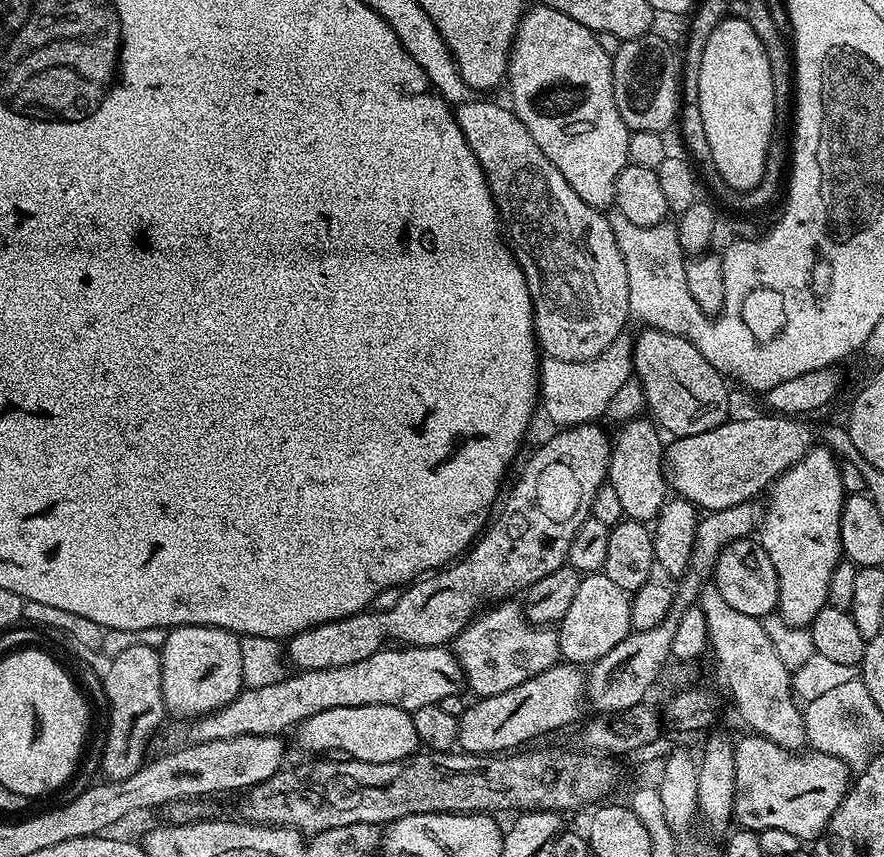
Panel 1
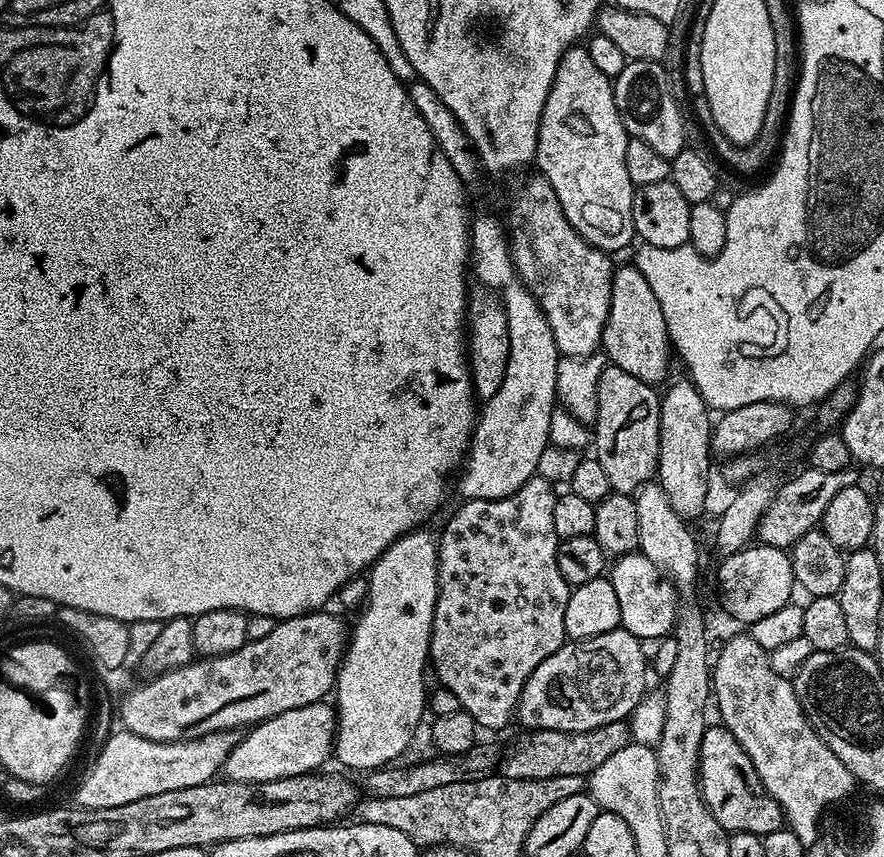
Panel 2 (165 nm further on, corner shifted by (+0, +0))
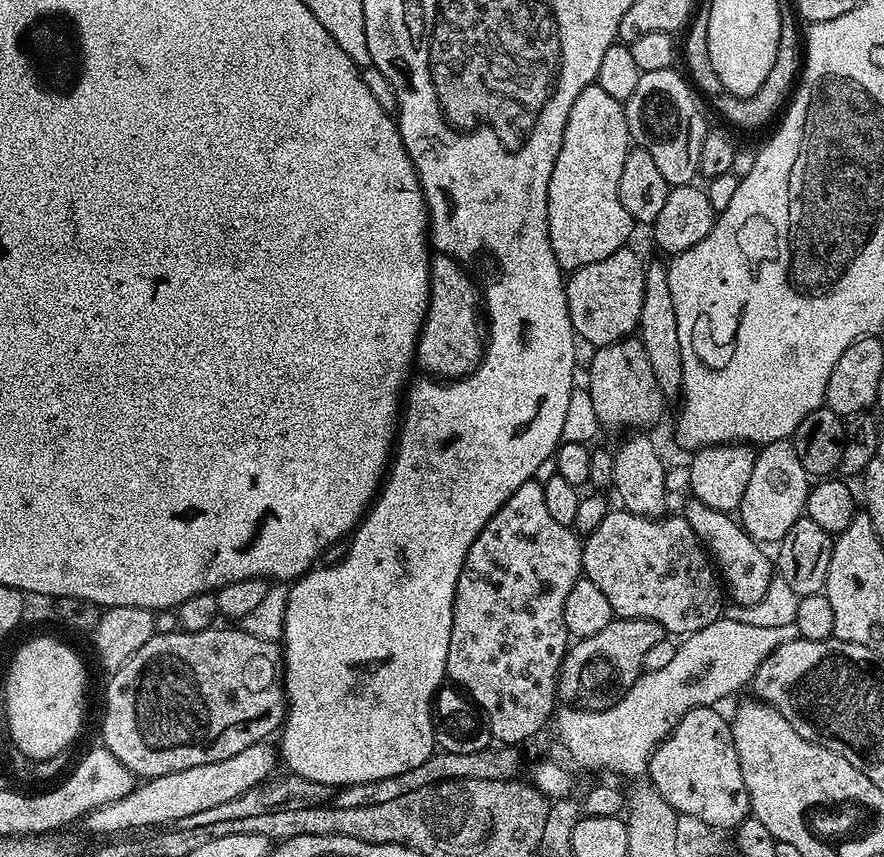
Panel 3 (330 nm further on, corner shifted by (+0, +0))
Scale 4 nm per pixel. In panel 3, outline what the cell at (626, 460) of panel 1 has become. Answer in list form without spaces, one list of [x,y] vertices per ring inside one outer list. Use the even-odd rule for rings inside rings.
[[[625,338],[595,349],[591,354],[592,361],[588,364],[588,396],[592,399],[592,412],[597,422],[604,428],[630,428],[628,430],[648,430],[651,424],[658,423],[666,401],[654,378],[654,370],[650,370],[650,362],[640,339]]]

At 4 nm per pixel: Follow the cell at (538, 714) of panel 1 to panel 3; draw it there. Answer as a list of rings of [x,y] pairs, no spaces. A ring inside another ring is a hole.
[[[614,618],[590,638],[576,640],[560,667],[558,696],[565,705],[578,708],[609,708],[634,686],[644,671],[644,659],[656,643],[666,639],[664,627],[650,618]]]

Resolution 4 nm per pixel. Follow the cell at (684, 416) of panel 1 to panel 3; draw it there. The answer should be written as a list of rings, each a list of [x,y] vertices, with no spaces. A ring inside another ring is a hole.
[[[632,246],[614,250],[602,262],[577,268],[567,277],[564,293],[568,299],[568,313],[572,331],[581,341],[592,344],[593,349],[631,337],[637,331],[642,314],[644,293],[644,266]]]

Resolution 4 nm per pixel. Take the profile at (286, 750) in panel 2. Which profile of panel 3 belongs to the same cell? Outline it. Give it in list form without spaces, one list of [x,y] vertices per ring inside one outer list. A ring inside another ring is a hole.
[[[261,742],[254,746],[246,746],[246,750],[242,750],[239,754],[234,754],[230,758],[222,758],[222,762],[210,762],[206,766],[190,766],[190,770],[178,770],[174,774],[162,774],[161,776],[154,776],[145,779],[143,782],[137,783],[130,794],[126,794],[125,797],[120,797],[114,802],[102,805],[101,808],[95,808],[92,812],[89,812],[86,816],[86,822],[88,822],[88,828],[92,832],[120,832],[116,834],[124,834],[127,828],[144,828],[140,830],[152,830],[157,826],[172,826],[179,821],[184,821],[190,814],[201,813],[205,809],[213,809],[214,806],[221,805],[222,802],[228,802],[230,799],[238,798],[244,791],[250,790],[251,787],[258,786],[264,780],[267,780],[277,771],[278,768],[278,752],[275,747],[271,748],[271,743]]]

